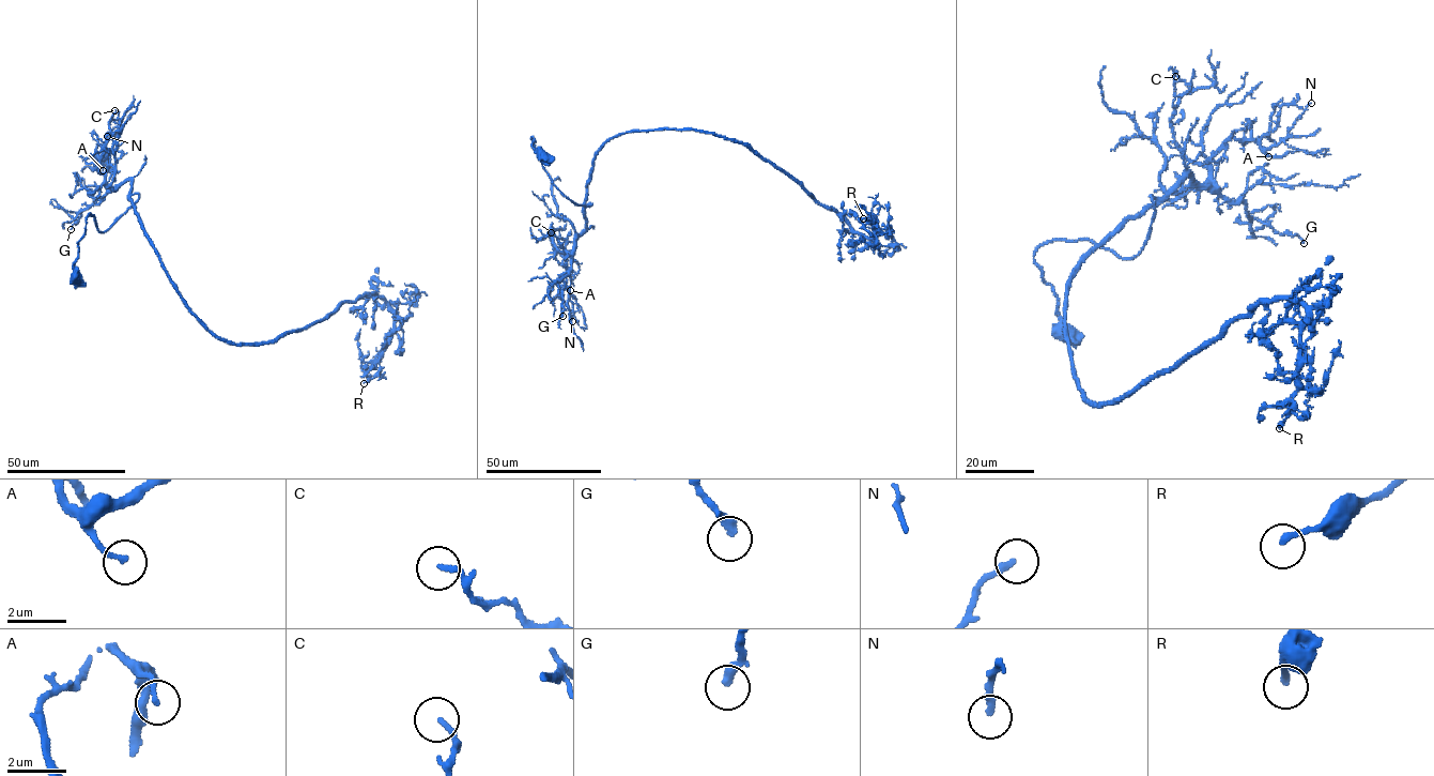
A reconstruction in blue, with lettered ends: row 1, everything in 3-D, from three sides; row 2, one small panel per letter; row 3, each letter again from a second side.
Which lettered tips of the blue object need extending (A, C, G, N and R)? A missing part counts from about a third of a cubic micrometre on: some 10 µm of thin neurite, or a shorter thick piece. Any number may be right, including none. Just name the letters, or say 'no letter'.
no letter

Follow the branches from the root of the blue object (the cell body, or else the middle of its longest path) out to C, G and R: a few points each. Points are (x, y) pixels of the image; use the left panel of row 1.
C: (76, 277), (89, 213), (105, 232), (139, 197), (130, 195), (132, 180), (109, 189), (98, 169), (114, 110)
G: (76, 277), (89, 213), (98, 230), (107, 230), (138, 199), (130, 195), (132, 180), (79, 210), (71, 229)
R: (76, 277), (89, 213), (105, 232), (138, 194), (218, 337), (275, 341), (382, 297), (394, 328), (364, 383)

